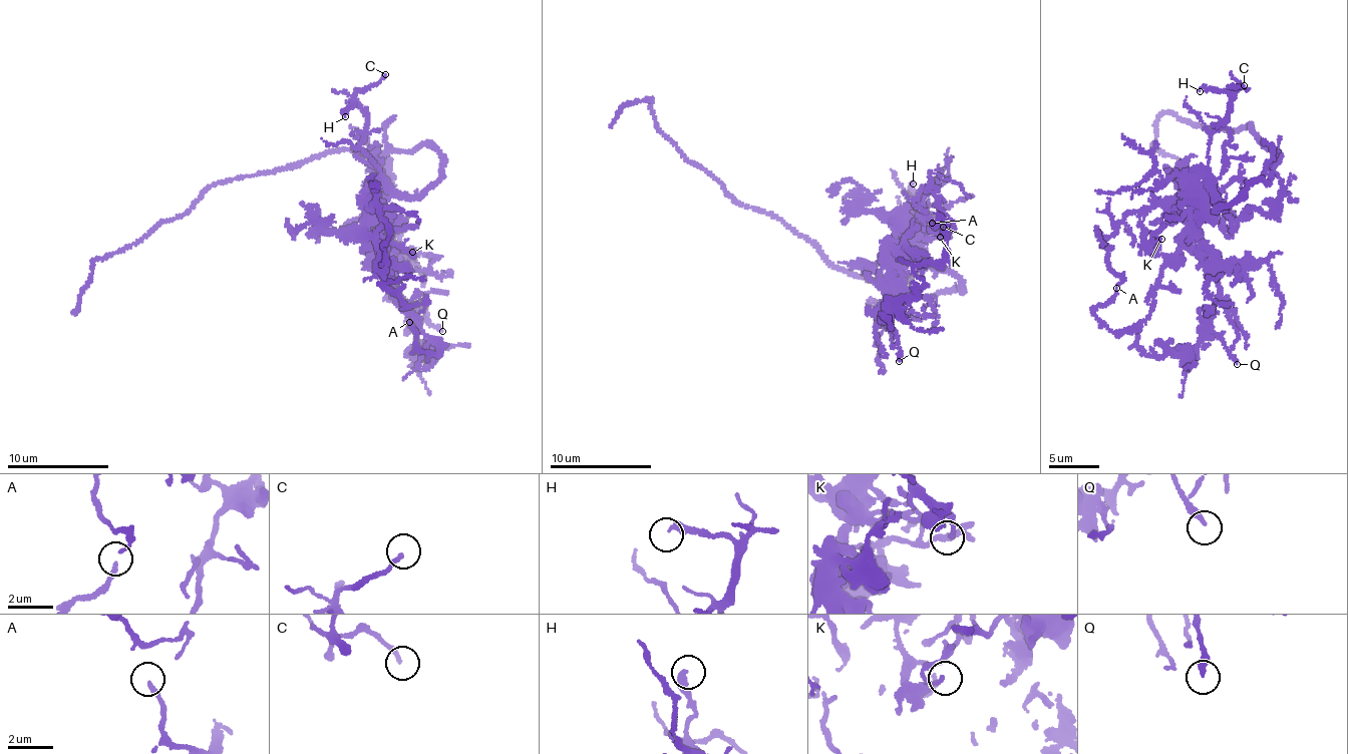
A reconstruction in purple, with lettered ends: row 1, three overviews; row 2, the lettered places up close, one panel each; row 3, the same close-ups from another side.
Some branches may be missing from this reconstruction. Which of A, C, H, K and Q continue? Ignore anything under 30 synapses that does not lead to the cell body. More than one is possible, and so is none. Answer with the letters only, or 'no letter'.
no letter

